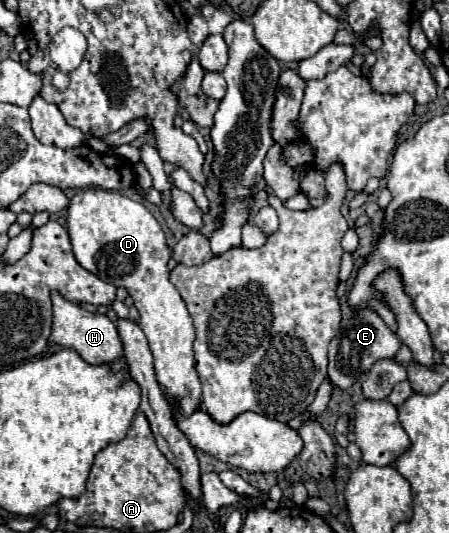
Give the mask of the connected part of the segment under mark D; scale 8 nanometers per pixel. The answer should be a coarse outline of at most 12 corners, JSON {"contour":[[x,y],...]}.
{"contour":[[84,188],[66,224],[78,264],[126,288],[158,384],[192,416],[194,326],[158,220]]}

